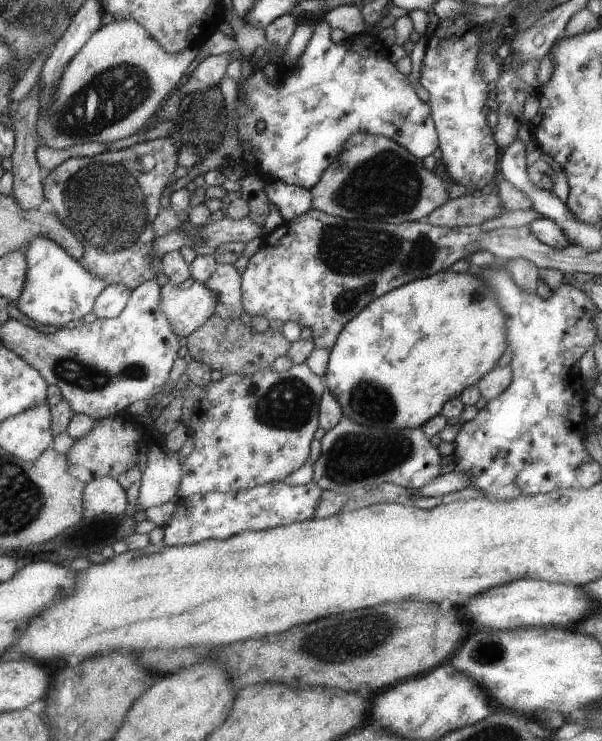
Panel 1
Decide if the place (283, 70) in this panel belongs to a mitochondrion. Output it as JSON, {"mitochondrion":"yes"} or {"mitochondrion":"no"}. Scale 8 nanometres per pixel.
{"mitochondrion":"no"}

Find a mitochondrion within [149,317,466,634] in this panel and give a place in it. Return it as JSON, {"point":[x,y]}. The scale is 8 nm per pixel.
{"point":[354,456]}

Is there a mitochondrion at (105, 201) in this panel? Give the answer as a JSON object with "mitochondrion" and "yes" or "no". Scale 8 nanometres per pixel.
{"mitochondrion":"yes"}

